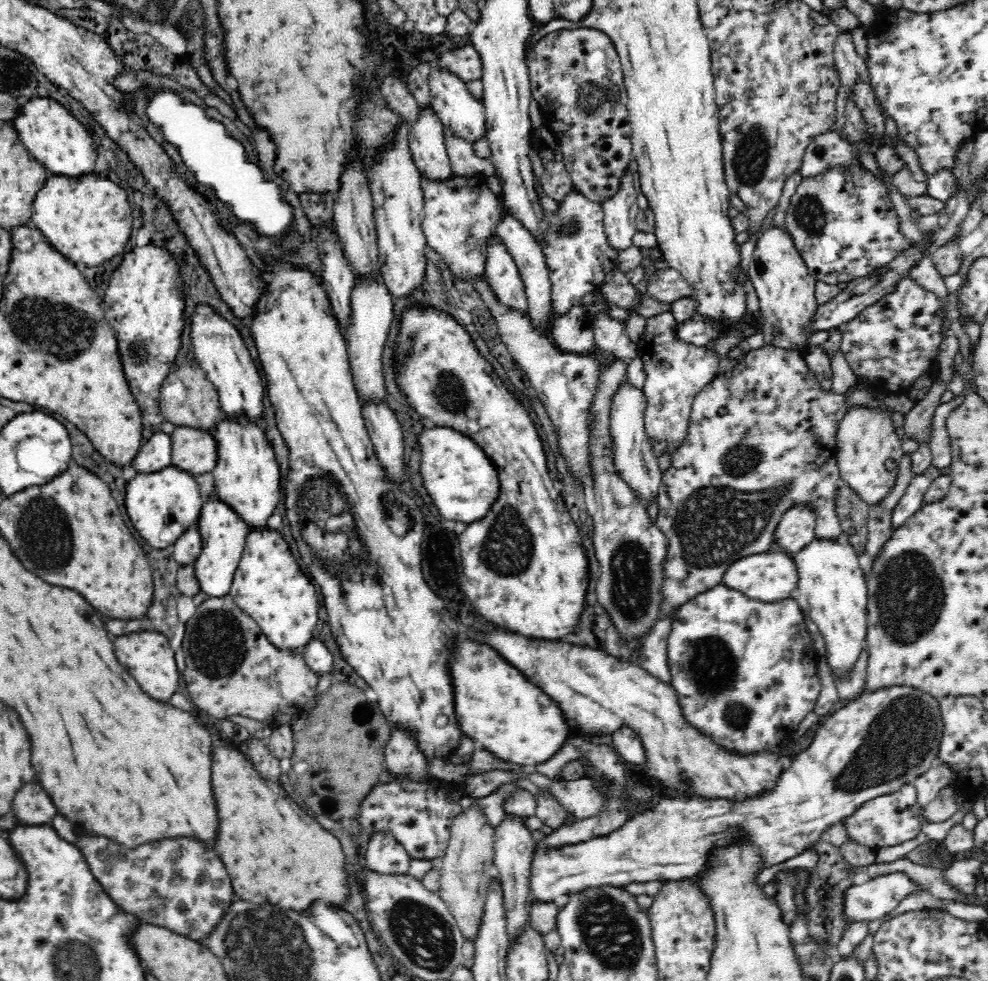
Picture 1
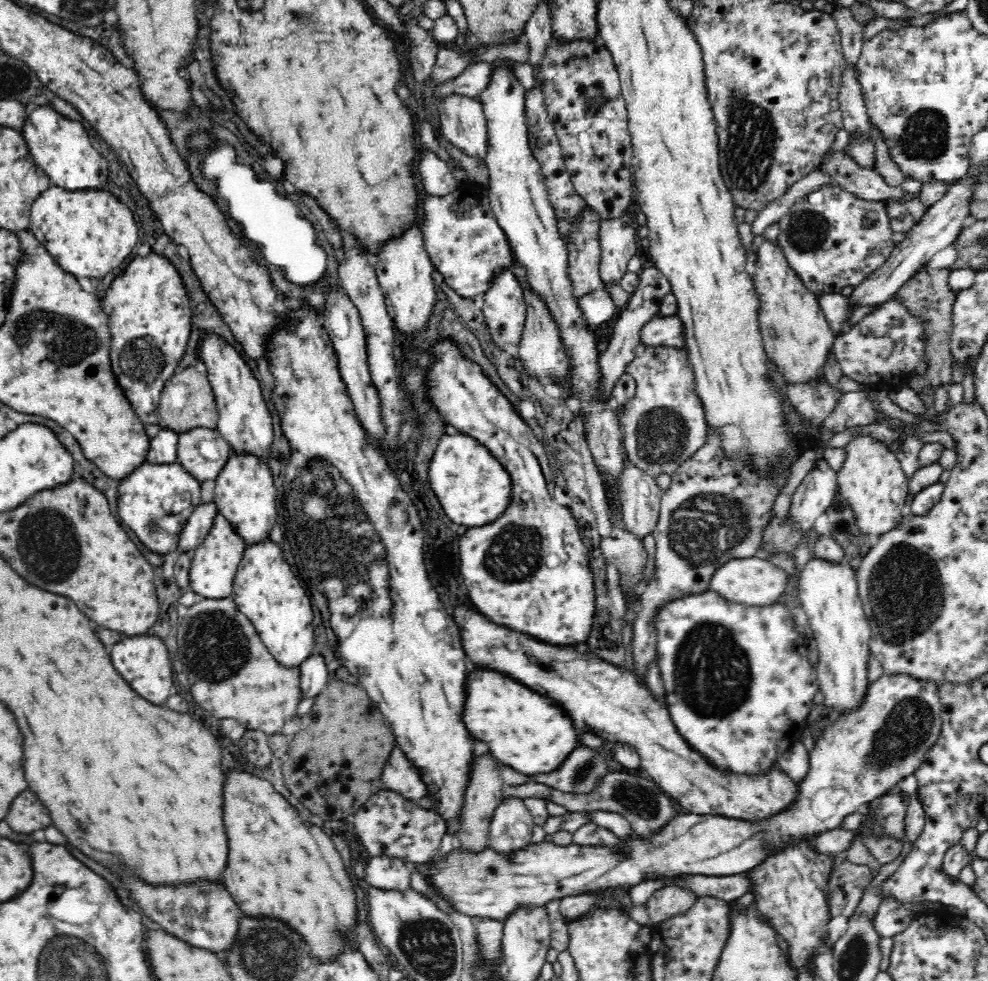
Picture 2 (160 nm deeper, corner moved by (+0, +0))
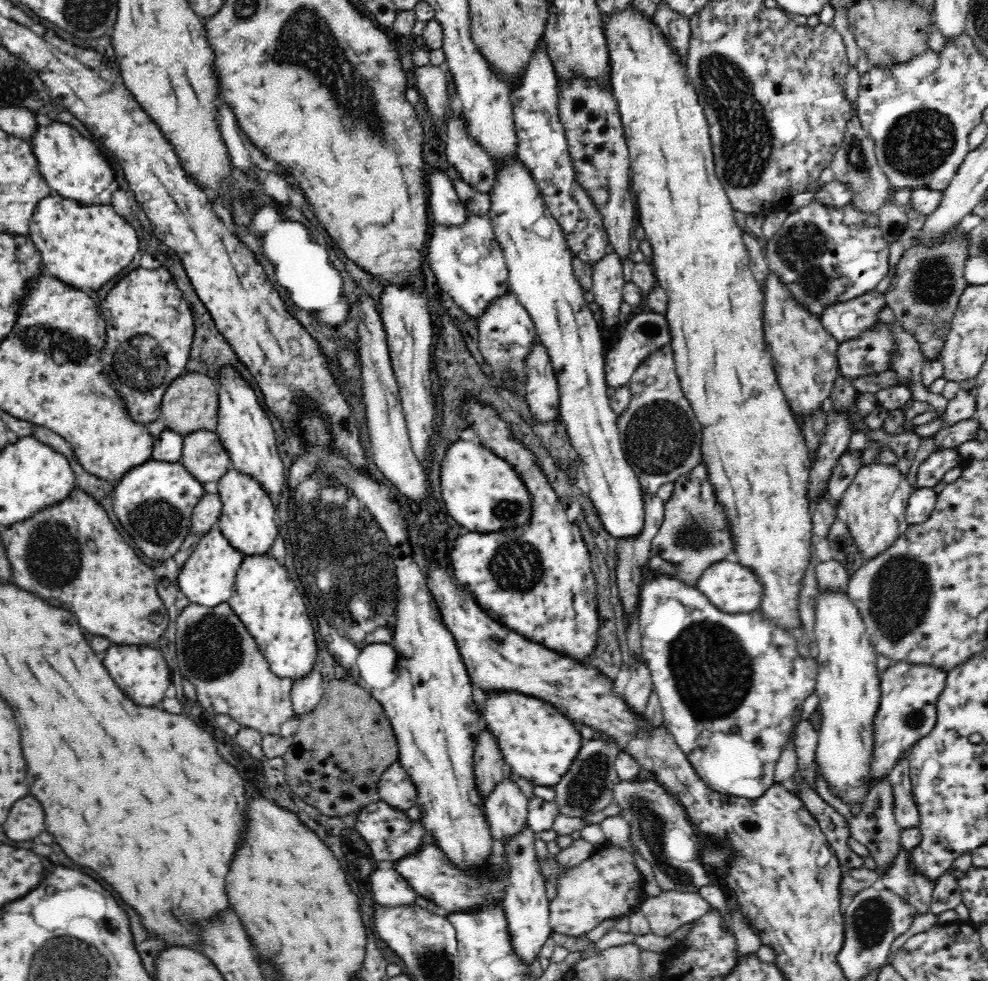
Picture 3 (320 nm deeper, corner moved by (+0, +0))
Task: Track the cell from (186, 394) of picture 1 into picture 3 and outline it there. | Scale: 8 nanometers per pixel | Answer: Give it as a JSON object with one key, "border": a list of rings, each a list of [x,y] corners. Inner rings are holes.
{"border":[[[190,373],[182,378],[176,378],[162,400],[162,422],[166,424],[168,430],[174,430],[178,434],[190,434],[196,430],[210,430],[215,432],[217,429],[219,396],[218,385],[205,374]]]}

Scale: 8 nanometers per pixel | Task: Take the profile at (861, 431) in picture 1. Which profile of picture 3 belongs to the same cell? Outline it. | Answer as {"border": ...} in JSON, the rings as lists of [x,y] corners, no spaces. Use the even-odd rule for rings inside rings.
{"border":[[[878,463],[861,466],[855,477],[852,485],[844,491],[838,506],[846,510],[846,527],[866,562],[888,550],[907,531],[906,506],[914,490],[908,485],[906,475],[895,466]]]}

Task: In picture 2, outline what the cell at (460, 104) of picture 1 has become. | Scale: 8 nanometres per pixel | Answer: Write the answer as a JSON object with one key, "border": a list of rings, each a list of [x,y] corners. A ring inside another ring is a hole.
{"border":[[[456,94],[446,95],[439,102],[439,120],[443,136],[466,156],[478,158],[485,164],[488,148],[487,120],[482,103],[477,98]]]}

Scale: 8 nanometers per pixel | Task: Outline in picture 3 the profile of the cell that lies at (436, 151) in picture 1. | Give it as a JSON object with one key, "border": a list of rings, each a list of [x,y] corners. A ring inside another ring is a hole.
{"border":[[[435,171],[430,178],[429,207],[432,210],[435,225],[460,228],[468,222],[471,214],[460,202],[452,181],[442,171]]]}

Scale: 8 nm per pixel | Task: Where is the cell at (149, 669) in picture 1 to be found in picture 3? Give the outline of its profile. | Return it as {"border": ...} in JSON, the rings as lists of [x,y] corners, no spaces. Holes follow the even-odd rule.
{"border":[[[110,646],[104,654],[104,666],[112,674],[120,690],[124,690],[124,694],[128,694],[128,698],[132,698],[140,706],[158,704],[164,698],[166,688],[171,686],[170,668],[158,646]]]}

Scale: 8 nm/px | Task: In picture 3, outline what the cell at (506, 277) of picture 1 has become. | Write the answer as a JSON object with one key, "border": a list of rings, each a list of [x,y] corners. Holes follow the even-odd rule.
{"border":[[[510,290],[491,302],[485,313],[478,318],[478,349],[482,359],[490,367],[488,378],[496,391],[508,390],[512,394],[524,394],[527,381],[526,359],[538,344],[538,333],[528,311],[520,305],[518,297]]]}

